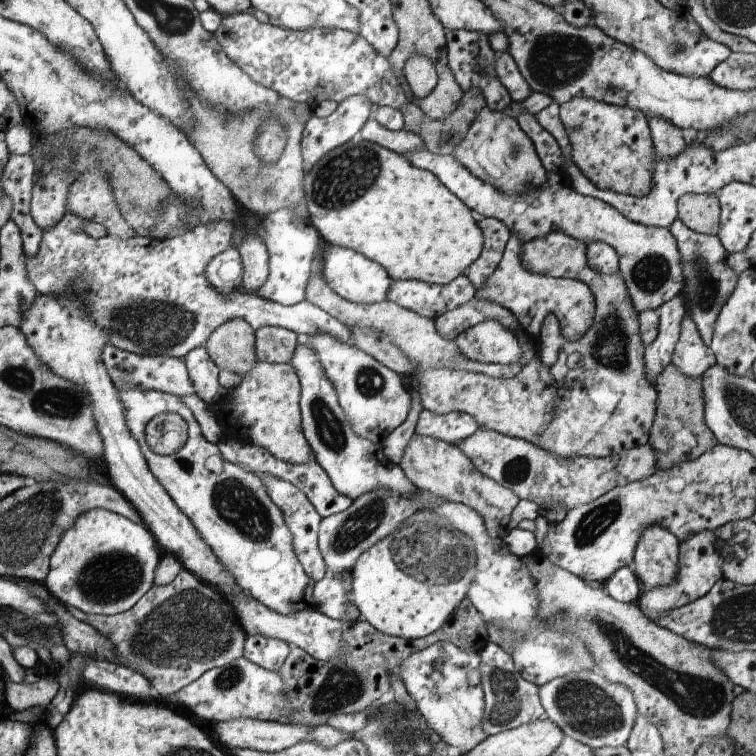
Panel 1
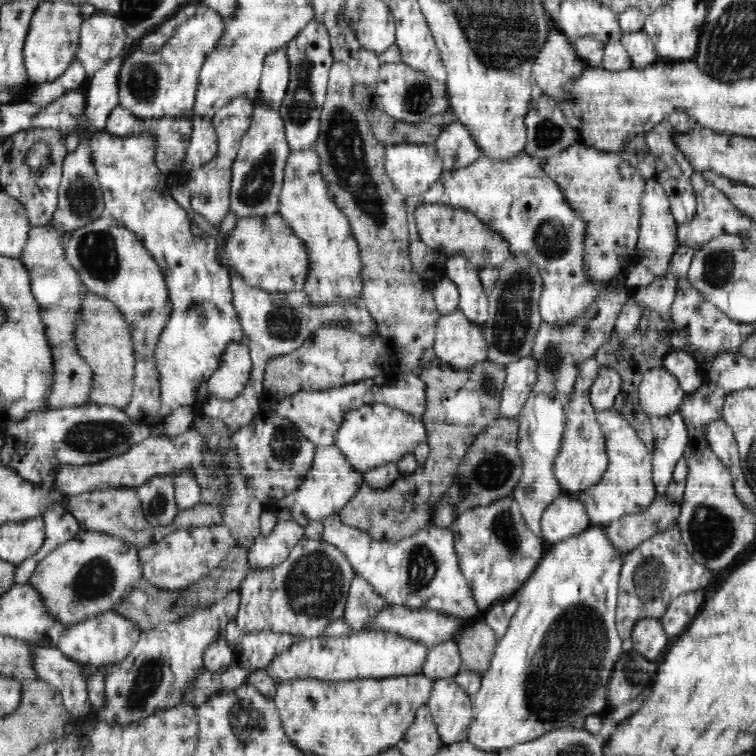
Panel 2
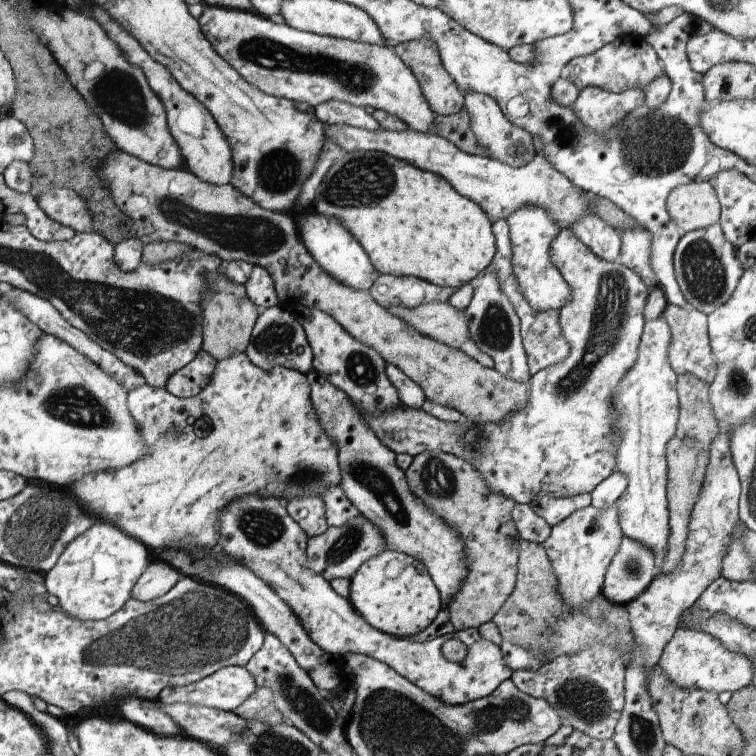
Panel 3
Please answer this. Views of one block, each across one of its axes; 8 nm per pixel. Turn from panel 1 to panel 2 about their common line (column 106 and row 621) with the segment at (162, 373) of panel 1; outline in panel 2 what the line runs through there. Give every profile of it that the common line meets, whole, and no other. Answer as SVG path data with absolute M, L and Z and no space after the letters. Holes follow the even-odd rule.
M355 575L346 596L343 619L350 623L350 627L354 627L353 634L366 632L365 622L380 610L384 610L386 606L388 604L385 604L384 598L377 596L372 585L364 578Z

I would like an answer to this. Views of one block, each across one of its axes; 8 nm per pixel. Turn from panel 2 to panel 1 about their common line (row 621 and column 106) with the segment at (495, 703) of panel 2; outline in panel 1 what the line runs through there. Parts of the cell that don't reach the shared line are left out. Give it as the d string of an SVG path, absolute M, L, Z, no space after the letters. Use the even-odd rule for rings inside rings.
M104 508L88 510L56 544L50 574L43 584L71 611L78 608L108 616L126 612L155 584L160 554L154 539L142 524L120 513Z

